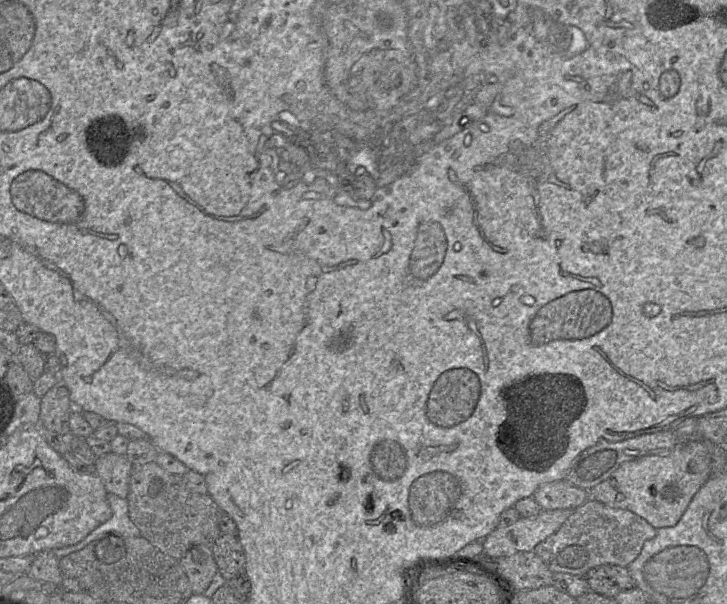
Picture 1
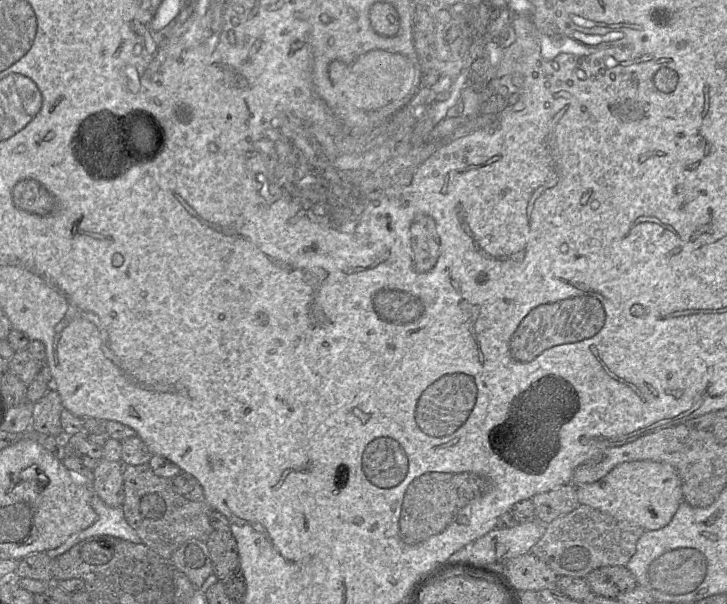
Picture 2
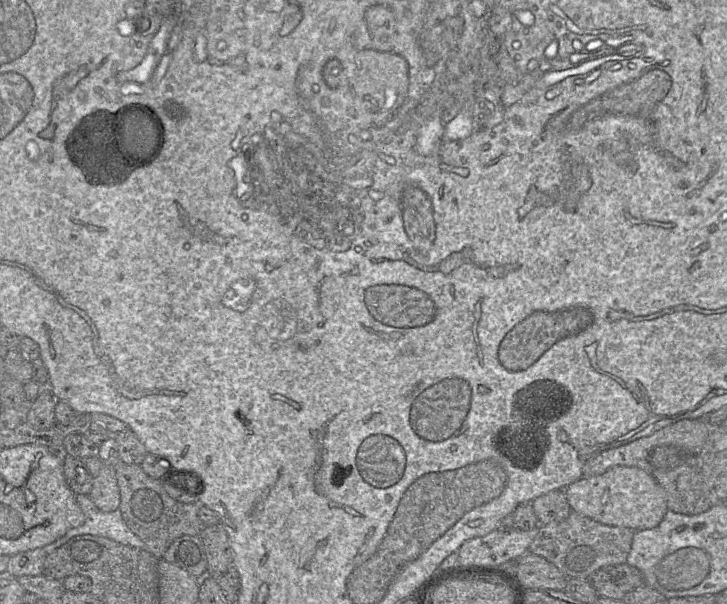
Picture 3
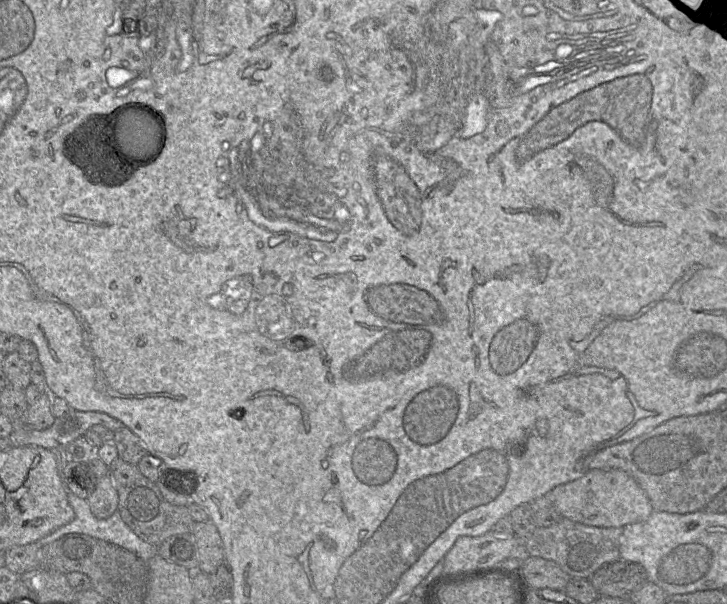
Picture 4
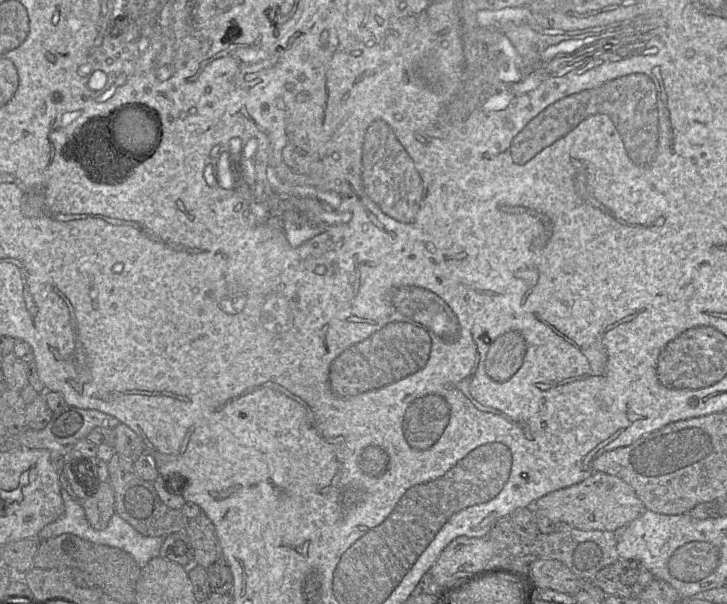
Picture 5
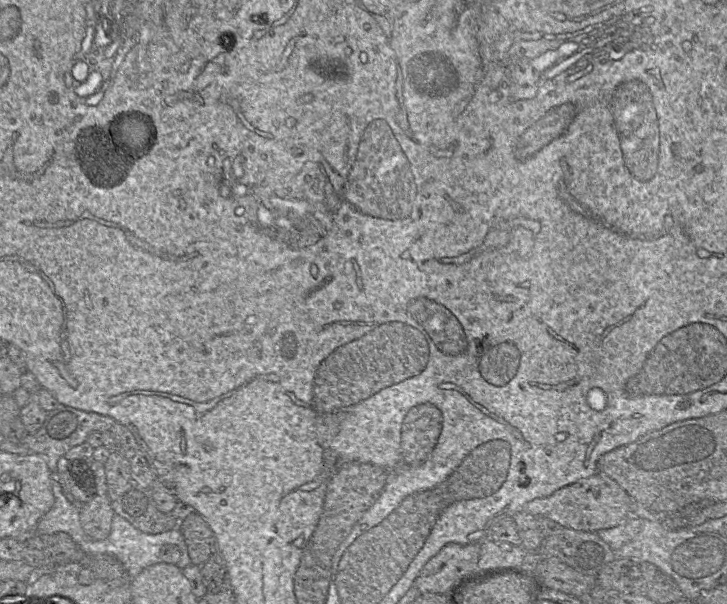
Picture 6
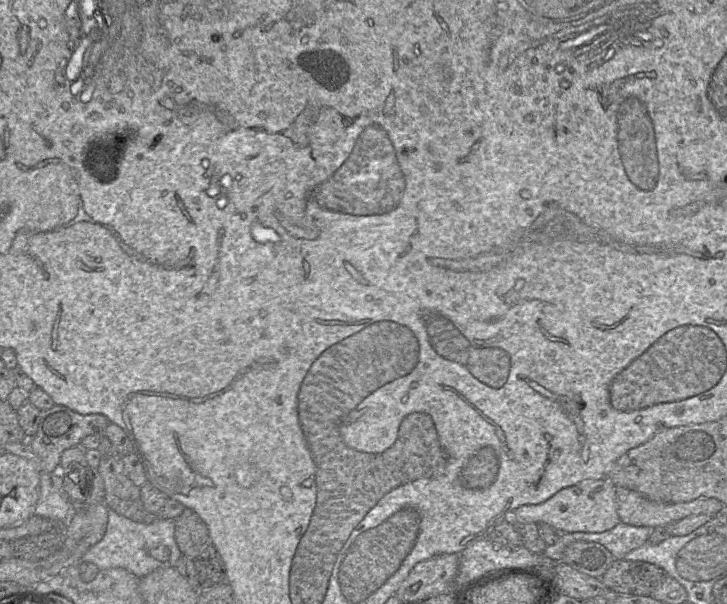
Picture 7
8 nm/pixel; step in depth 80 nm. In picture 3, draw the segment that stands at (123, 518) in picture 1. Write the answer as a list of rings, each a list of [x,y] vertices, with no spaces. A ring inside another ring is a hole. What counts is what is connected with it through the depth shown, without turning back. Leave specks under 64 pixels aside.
[[[76,495],[76,500],[85,516],[84,523],[68,530],[62,537],[44,546],[43,549],[47,554],[78,535],[103,536],[124,545],[146,549],[145,543],[129,529],[119,509],[109,513],[102,512],[95,506],[89,495]]]

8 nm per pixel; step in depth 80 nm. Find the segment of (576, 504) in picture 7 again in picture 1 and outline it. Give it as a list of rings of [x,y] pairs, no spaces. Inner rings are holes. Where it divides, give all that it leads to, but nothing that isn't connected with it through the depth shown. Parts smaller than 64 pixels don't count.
[[[704,439],[680,442],[667,455],[649,455],[621,464],[612,475],[589,491],[589,498],[612,508],[627,509],[645,519],[656,529],[677,524],[693,496],[710,477],[710,454]]]

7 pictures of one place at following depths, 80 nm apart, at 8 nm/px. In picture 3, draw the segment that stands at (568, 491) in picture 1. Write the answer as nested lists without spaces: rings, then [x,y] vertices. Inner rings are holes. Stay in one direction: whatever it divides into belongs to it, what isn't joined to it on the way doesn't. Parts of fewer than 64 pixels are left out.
[[[564,489],[550,491],[535,498],[531,503],[538,518],[538,526],[564,520],[572,511]]]

